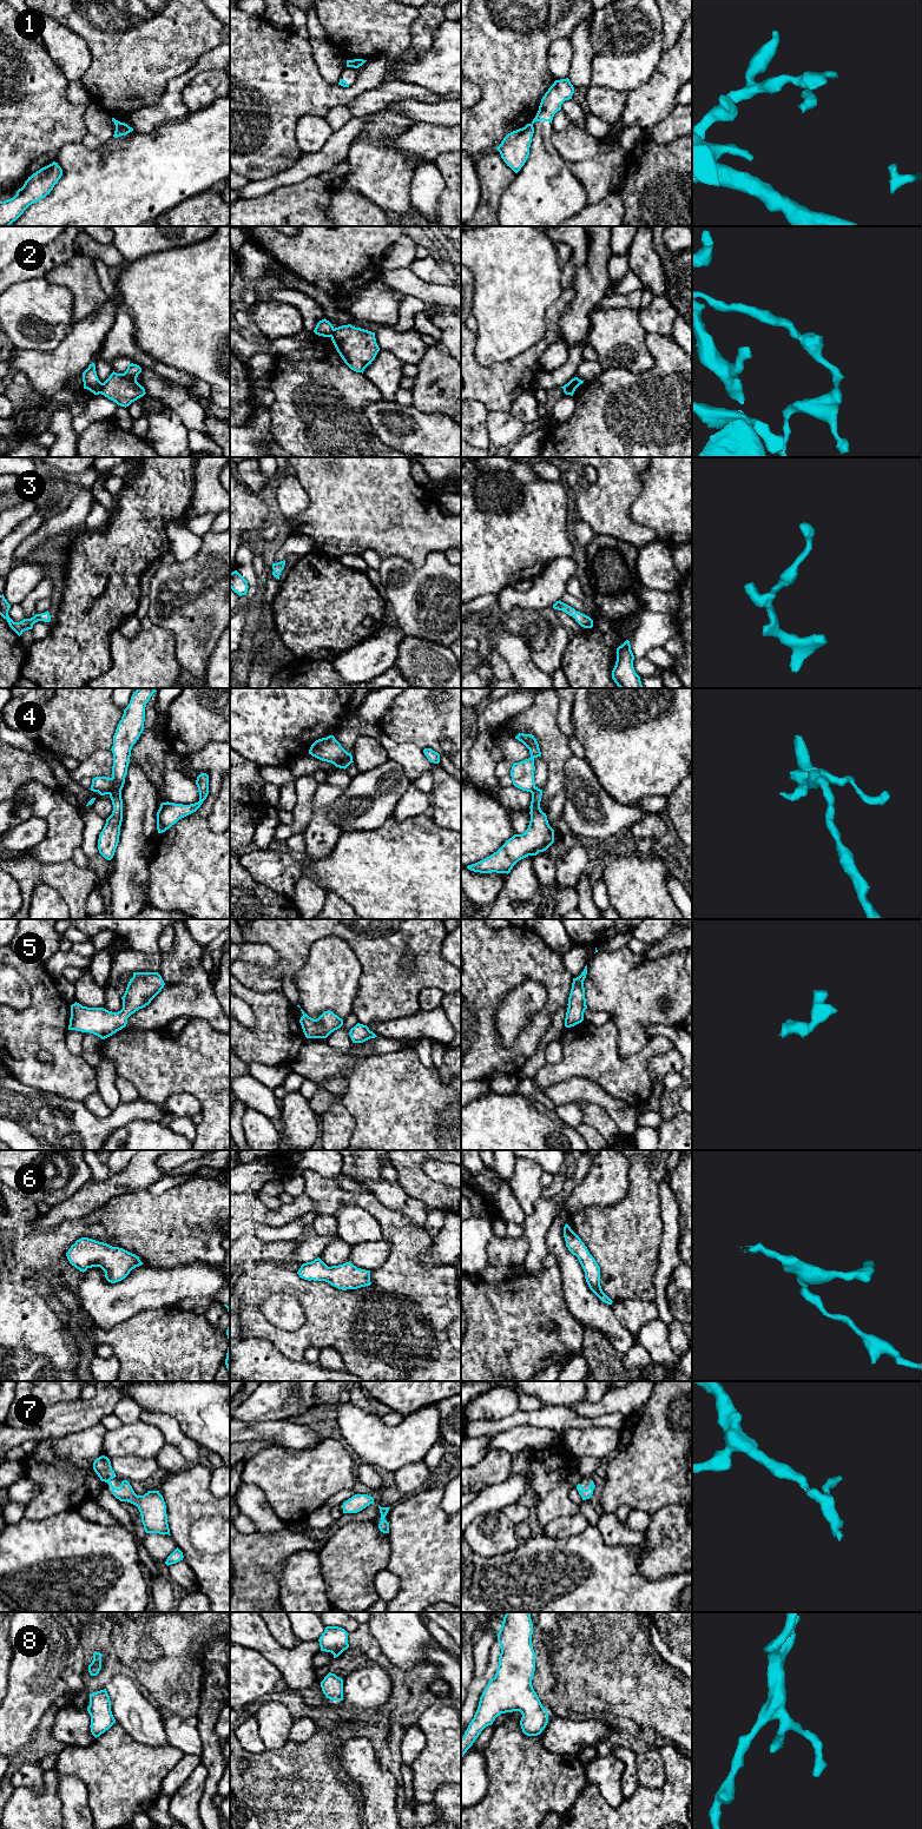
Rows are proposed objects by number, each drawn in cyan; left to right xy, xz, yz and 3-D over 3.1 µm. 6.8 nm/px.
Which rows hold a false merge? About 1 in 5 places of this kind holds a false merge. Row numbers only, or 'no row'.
1, 2, 4

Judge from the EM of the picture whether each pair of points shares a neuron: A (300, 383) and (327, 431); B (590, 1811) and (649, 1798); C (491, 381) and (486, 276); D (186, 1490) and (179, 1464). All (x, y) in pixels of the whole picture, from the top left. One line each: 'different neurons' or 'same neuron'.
A: same neuron
B: same neuron
C: different neurons
D: different neurons

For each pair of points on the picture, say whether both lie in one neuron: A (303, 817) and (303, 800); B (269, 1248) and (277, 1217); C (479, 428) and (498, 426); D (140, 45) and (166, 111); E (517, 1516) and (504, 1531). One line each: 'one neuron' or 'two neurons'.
A: one neuron
B: two neurons
C: two neurons
D: two neurons
E: two neurons

